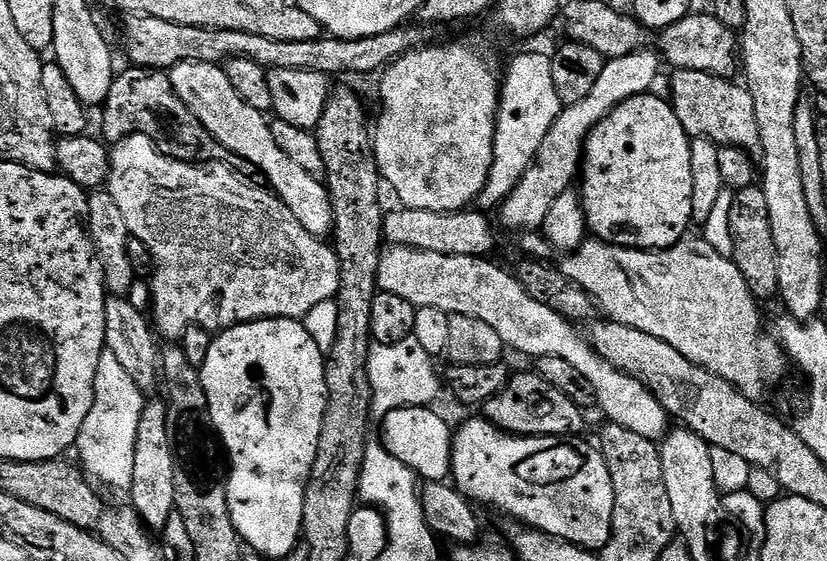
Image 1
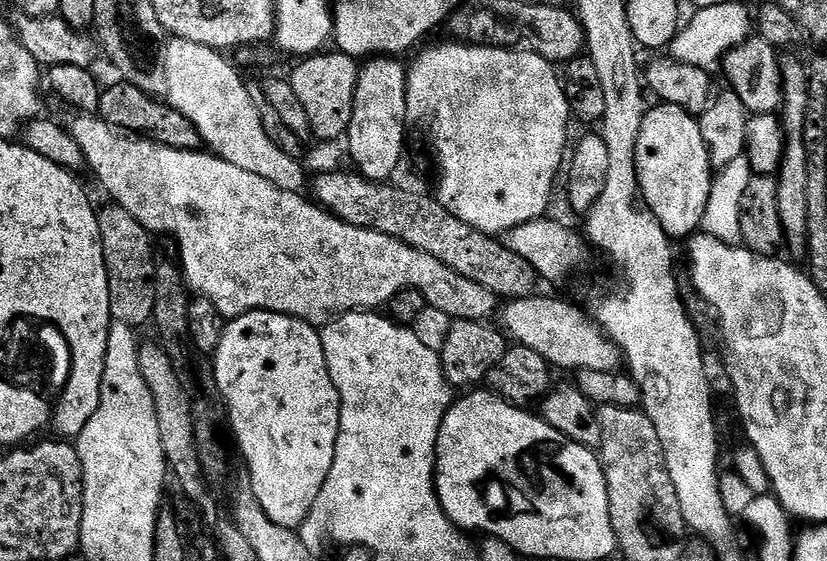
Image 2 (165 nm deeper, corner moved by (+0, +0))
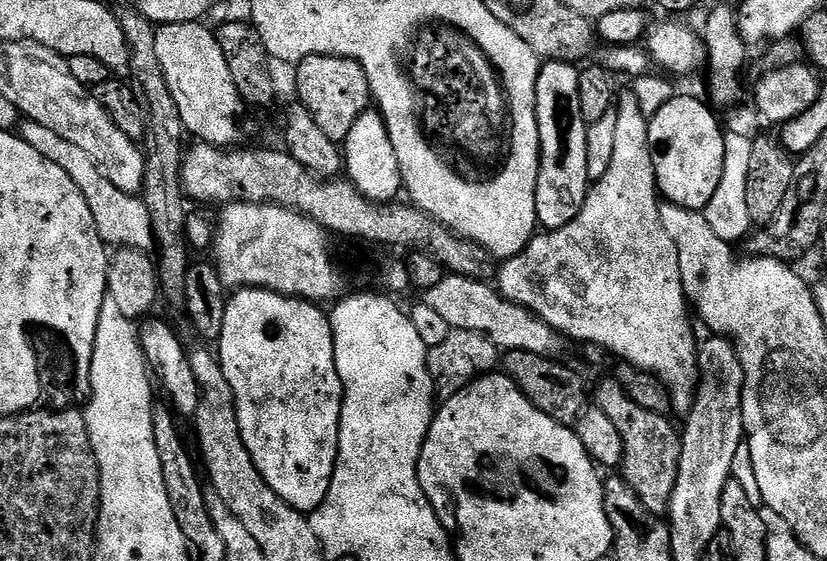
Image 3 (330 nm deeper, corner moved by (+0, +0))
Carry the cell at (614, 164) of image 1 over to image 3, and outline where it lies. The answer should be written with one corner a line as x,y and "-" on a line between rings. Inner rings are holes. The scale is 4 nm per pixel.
673,95
648,122
648,141
650,142
650,158
654,162
654,174
659,195
669,204
677,204
680,208
688,208
692,212
704,209
714,198
714,190
726,176
726,161
730,151
729,145
724,145
725,129
716,121
713,109
707,103
695,100
692,96

